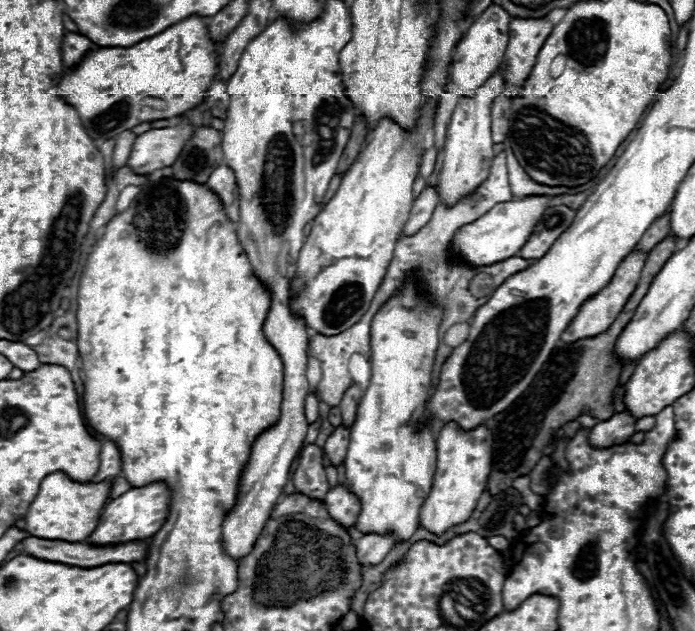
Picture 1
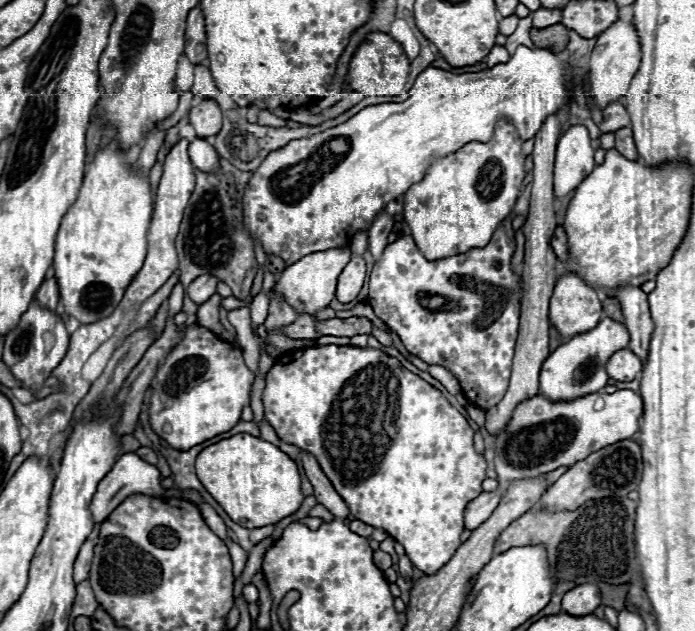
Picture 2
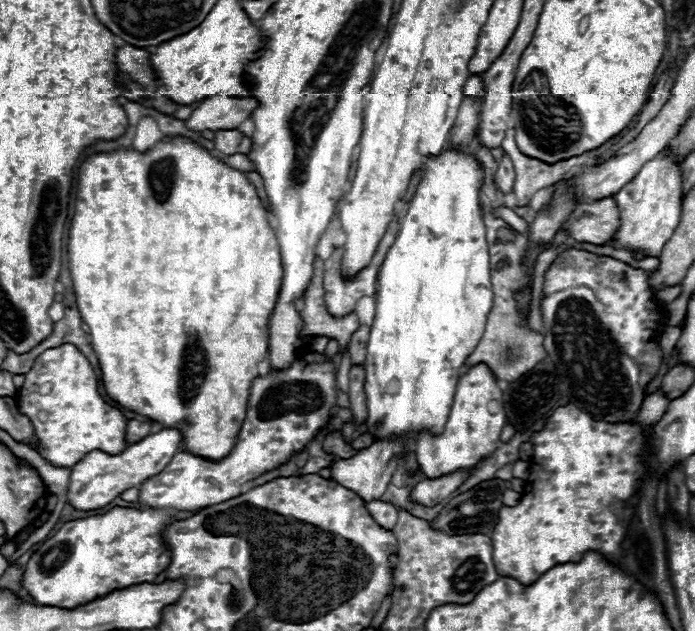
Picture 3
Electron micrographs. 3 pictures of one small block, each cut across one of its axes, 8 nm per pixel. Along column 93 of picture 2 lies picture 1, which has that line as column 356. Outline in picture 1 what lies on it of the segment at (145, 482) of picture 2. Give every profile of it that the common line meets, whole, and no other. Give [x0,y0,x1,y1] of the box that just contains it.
[324,486,360,528]

